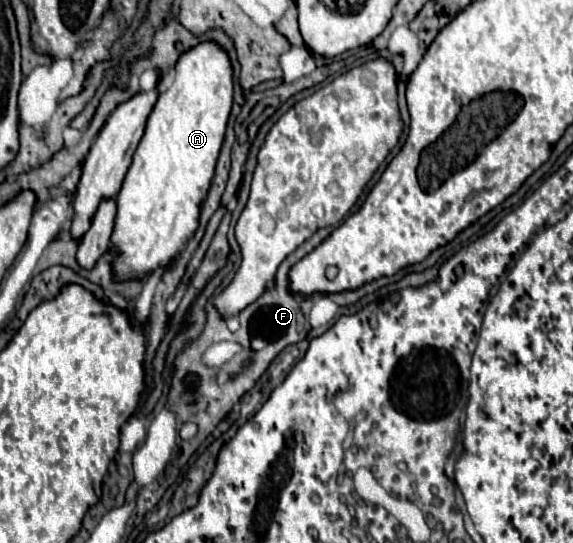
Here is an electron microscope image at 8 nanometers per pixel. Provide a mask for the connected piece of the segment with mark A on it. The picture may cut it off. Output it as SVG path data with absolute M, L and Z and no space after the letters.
M205 40L183 52L175 64L175 70L177 78L159 96L153 112L149 114L145 134L135 150L121 192L117 194L117 218L111 244L119 252L113 264L119 278L151 274L159 266L169 266L177 258L179 250L197 230L199 210L211 186L217 156L225 138L225 128L233 106L233 66L229 54L221 48L221 44Z

